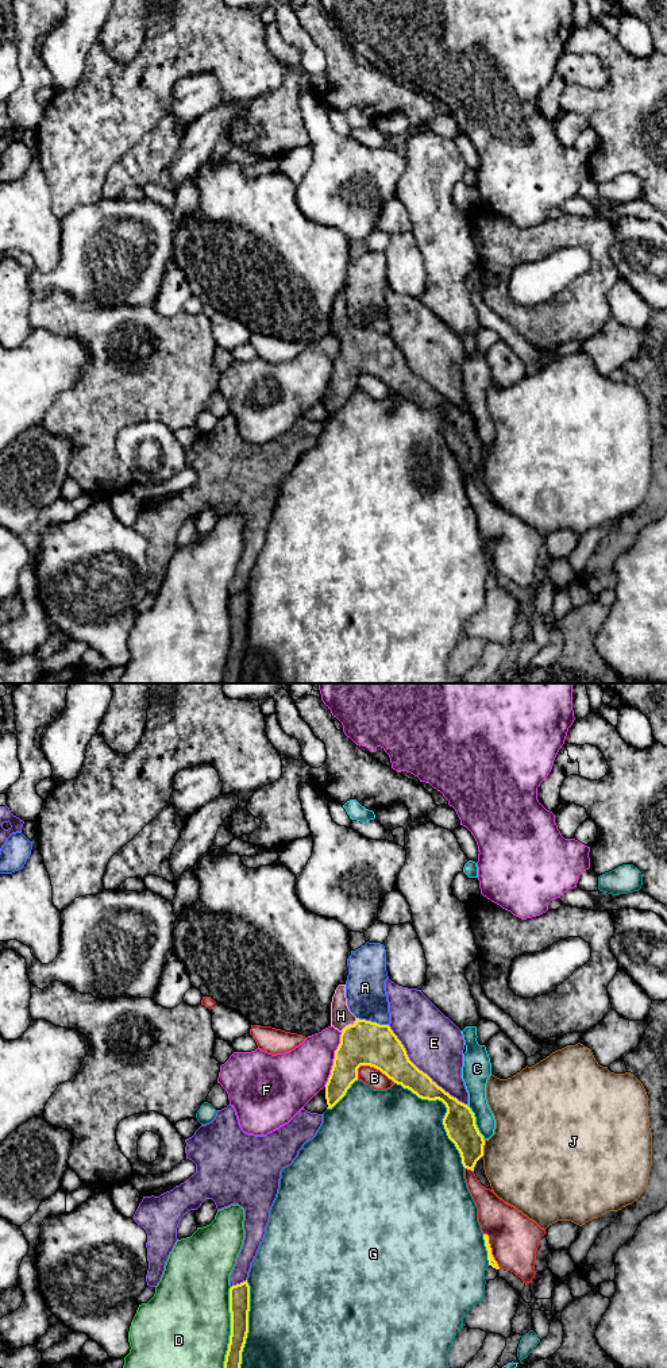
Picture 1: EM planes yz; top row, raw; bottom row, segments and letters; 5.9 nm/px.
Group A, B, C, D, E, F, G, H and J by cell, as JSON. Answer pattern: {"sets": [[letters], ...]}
{"sets": [["A"], ["B"], ["C"], ["D"], ["E"], ["F"], ["G"], ["H"], ["J"]]}

